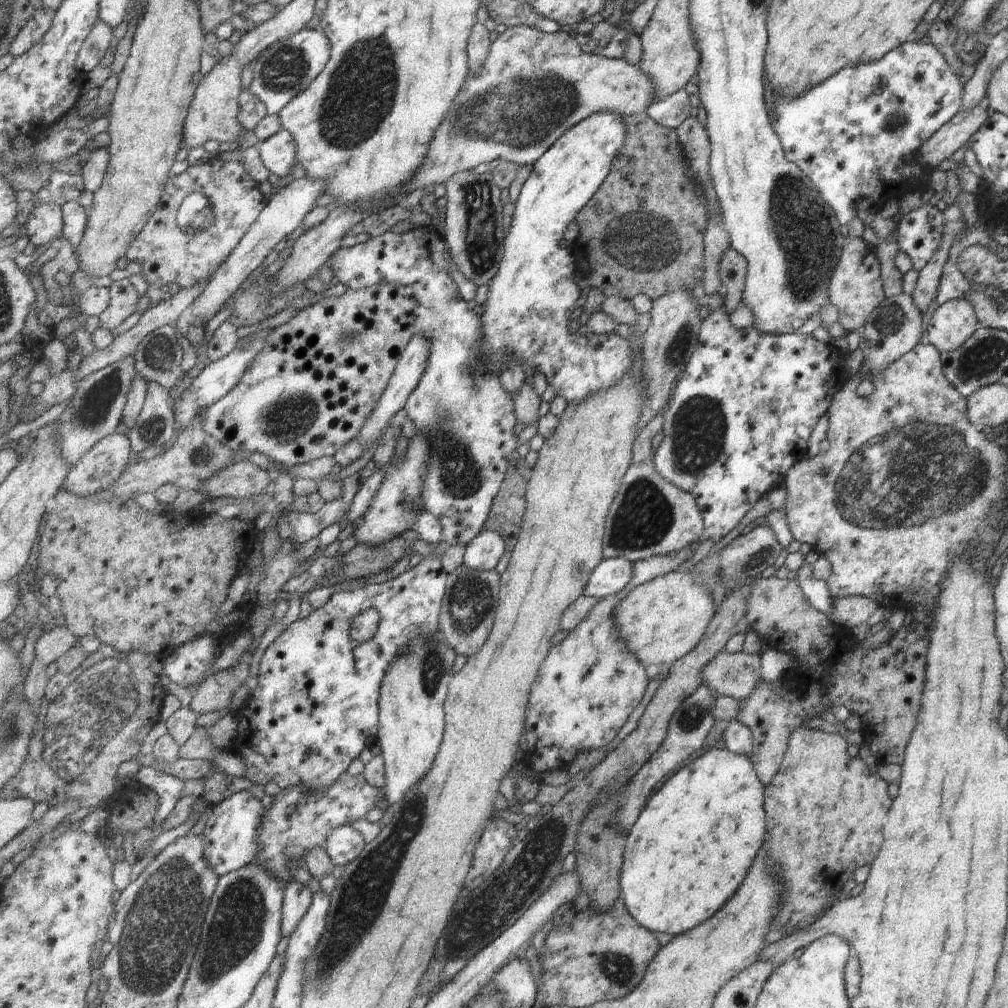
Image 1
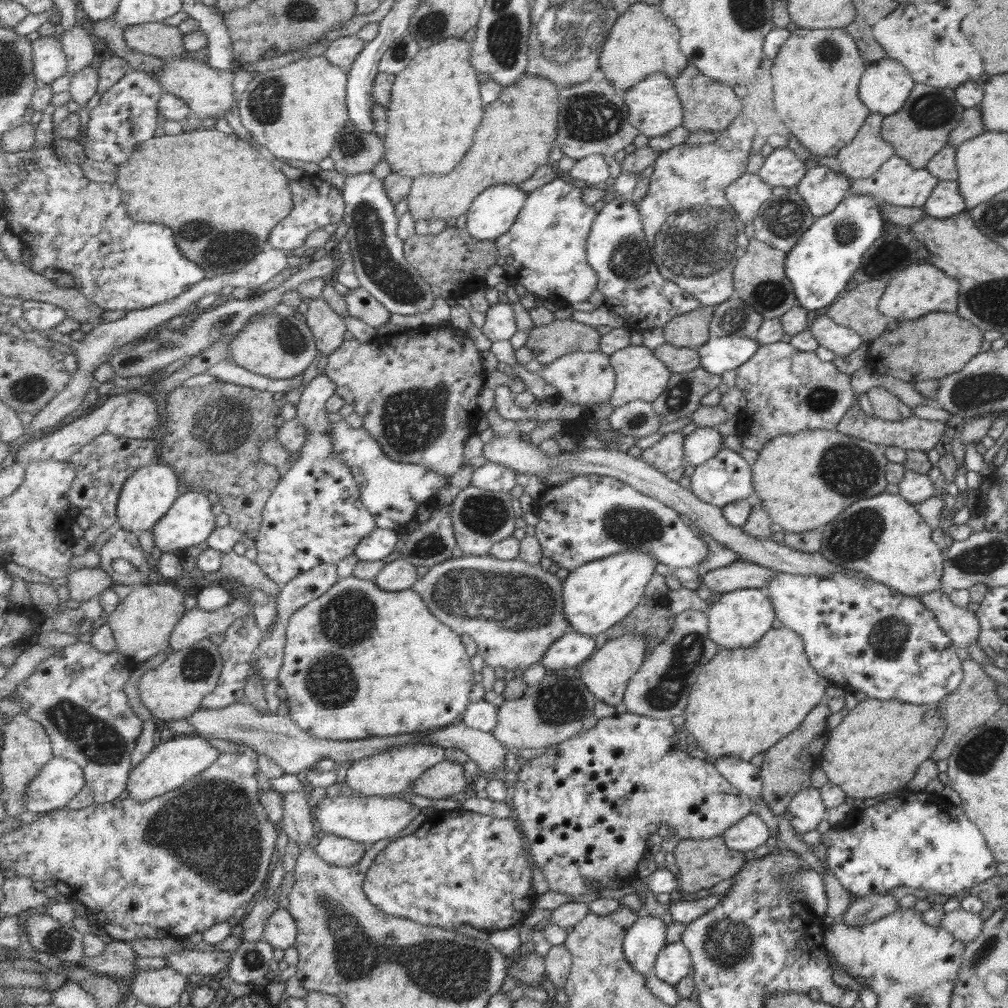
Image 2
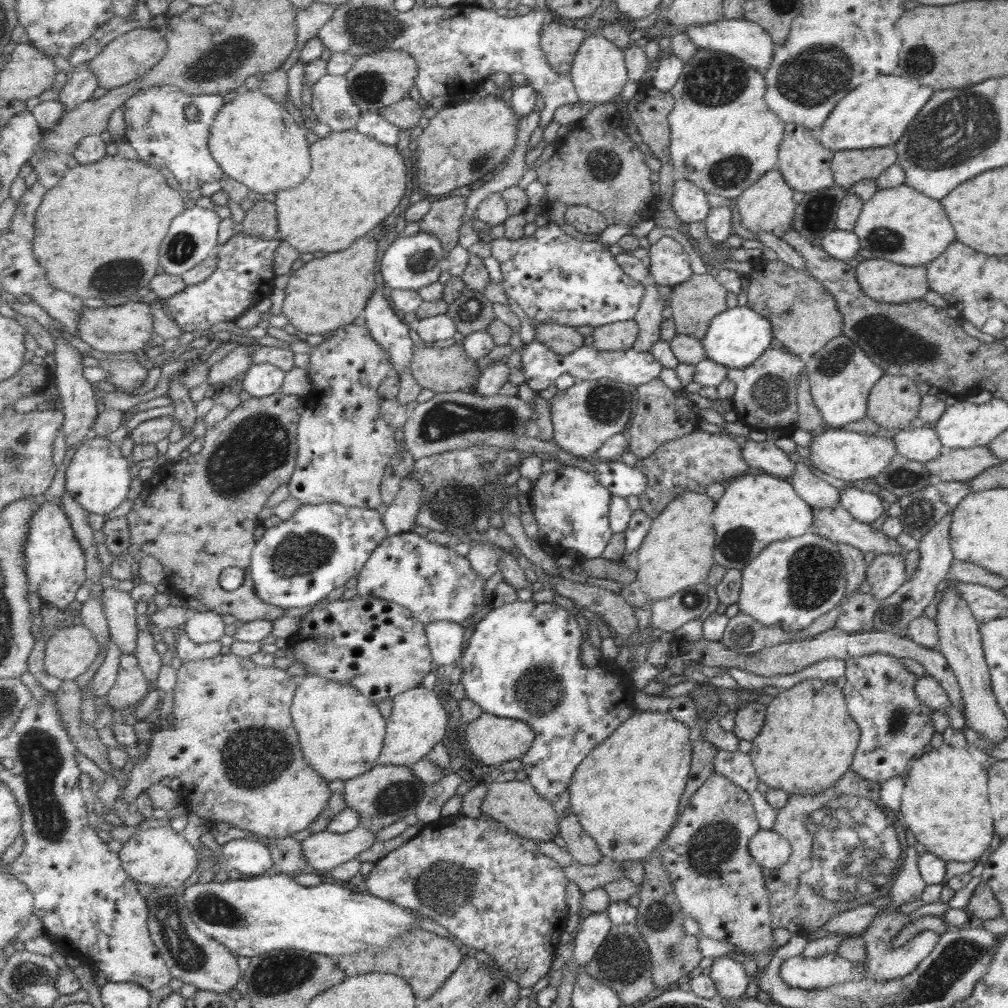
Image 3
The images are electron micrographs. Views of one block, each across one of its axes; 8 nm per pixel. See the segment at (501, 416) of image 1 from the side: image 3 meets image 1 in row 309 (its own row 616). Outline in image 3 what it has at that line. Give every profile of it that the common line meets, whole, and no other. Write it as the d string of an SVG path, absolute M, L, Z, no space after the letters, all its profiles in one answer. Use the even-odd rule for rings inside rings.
M407 531L396 535L389 535L366 562L365 568L358 576L357 595L361 598L385 598L391 602L414 611L421 622L429 623L438 621L465 622L467 618L479 612L485 606L486 579L471 566L468 556L457 554L454 549L441 544L427 541L427 538Z

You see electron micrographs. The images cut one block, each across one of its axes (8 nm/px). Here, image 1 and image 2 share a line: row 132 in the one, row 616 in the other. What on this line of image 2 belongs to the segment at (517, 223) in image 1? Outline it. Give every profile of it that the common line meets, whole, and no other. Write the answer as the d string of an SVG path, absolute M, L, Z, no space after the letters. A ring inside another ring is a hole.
M629 550L570 571L563 585L563 608L572 631L594 638L606 634L629 617L642 601L646 586L659 563L662 562L648 552Z

